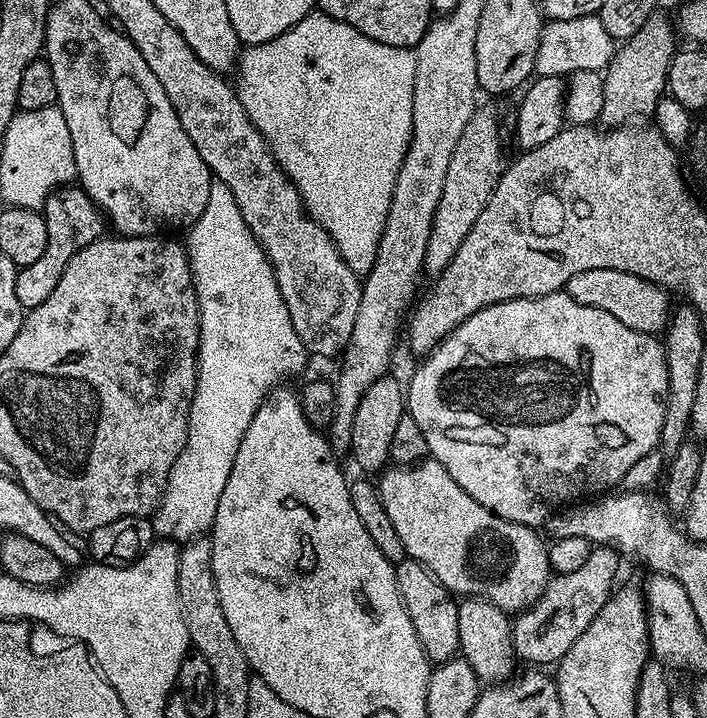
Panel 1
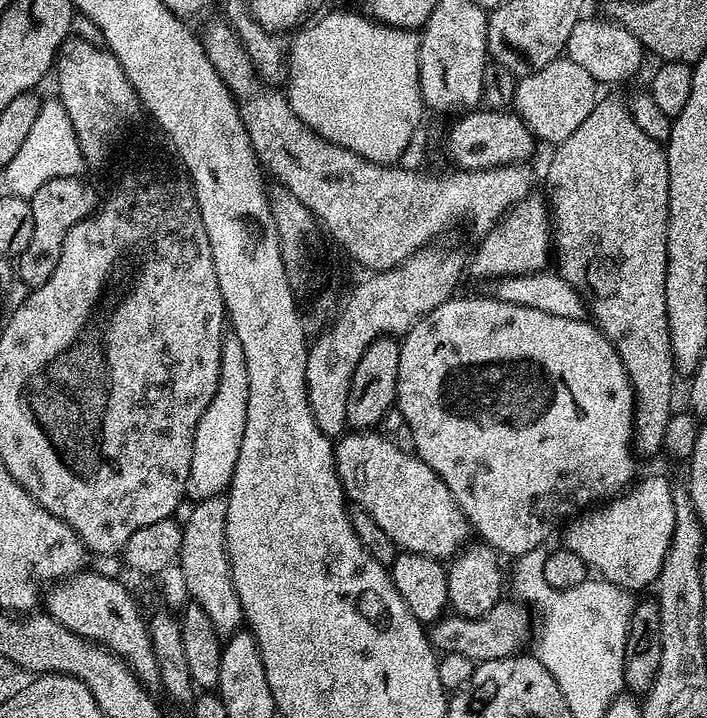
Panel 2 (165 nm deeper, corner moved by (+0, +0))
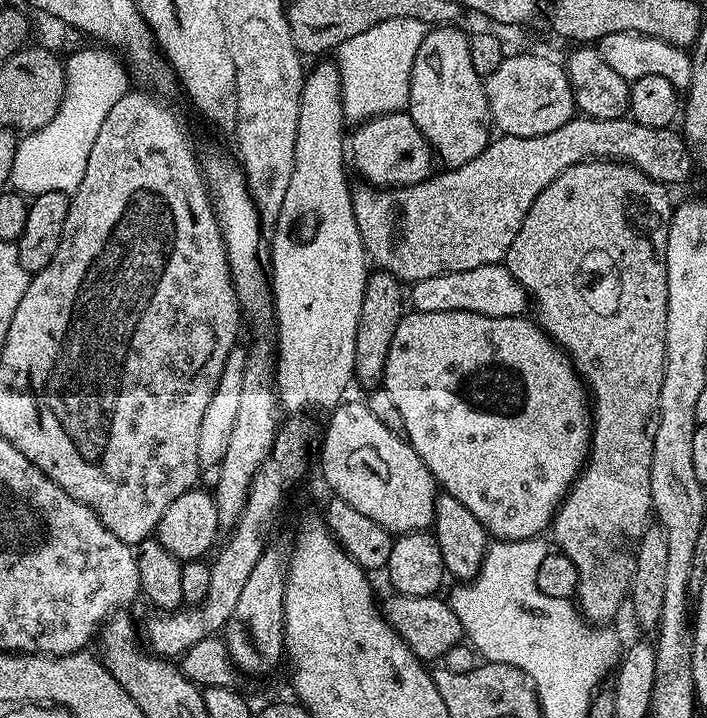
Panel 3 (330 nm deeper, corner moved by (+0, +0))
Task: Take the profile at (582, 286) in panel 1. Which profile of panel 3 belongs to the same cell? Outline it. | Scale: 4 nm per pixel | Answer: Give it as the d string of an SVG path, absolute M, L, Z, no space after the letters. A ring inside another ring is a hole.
M503 263L478 266L474 270L447 272L434 278L417 280L410 288L410 304L417 312L449 312L462 310L506 318L524 316L530 308L530 297L524 287L514 279ZM412 288L412 292L411 292Z

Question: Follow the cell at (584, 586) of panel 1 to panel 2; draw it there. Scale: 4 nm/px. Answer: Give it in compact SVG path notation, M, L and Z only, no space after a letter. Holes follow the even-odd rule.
M501 598L485 616L471 620L465 616L448 614L435 621L427 629L427 633L428 640L437 653L466 654L466 658L473 662L501 660L523 653L527 649L524 647L527 646L528 639L531 636L533 639L534 636L534 620L523 603L512 598Z

